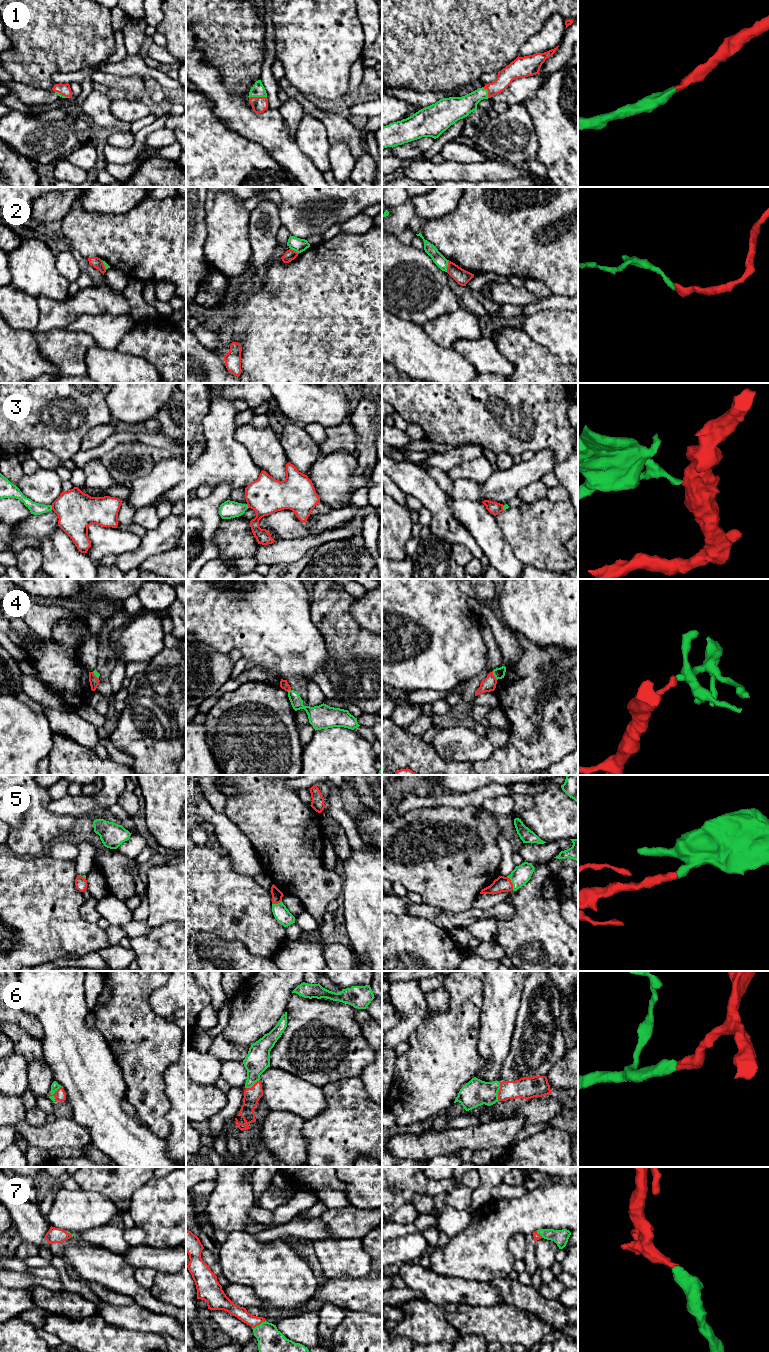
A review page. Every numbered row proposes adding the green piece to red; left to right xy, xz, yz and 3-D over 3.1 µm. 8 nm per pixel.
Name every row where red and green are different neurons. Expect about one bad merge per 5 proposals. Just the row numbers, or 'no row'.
2, 3, 4

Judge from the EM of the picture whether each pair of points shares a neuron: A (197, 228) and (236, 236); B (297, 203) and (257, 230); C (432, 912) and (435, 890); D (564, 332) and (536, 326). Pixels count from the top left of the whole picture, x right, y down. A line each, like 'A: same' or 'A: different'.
A: different
B: different
C: different
D: same

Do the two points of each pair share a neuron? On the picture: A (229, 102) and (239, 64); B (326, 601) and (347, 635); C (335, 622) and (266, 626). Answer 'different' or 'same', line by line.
A: different
B: same
C: different

